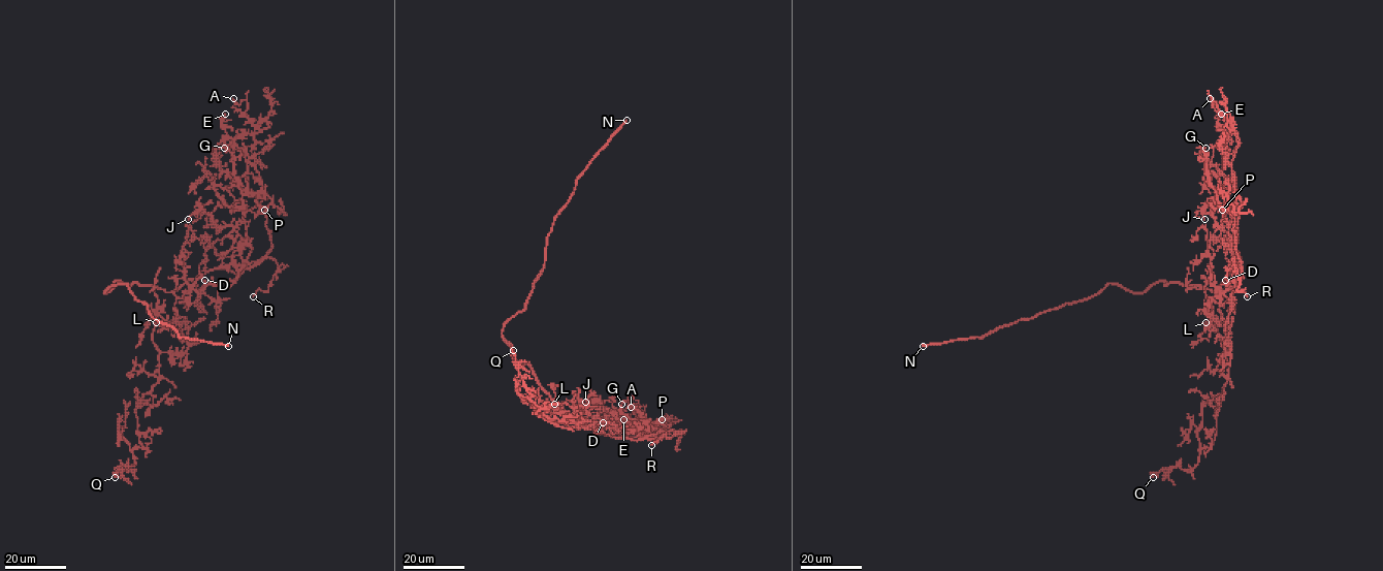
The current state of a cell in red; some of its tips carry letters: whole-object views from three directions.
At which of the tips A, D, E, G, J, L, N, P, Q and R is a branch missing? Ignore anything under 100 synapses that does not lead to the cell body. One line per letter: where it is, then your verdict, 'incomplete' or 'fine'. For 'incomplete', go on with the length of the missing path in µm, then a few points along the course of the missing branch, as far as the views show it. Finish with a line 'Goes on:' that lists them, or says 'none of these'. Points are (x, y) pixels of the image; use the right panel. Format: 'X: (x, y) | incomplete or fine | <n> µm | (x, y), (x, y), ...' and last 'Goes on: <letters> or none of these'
A: (1210, 98) | fine
D: (1225, 280) | fine
E: (1221, 114) | fine
G: (1205, 148) | fine
J: (1204, 219) | fine
L: (1205, 322) | fine
N: (923, 346) | incomplete | 50 µm | (923, 346), (912, 346), (899, 354), (906, 327), (897, 317), (868, 310)
P: (1222, 210) | fine
Q: (1153, 477) | fine
R: (1247, 296) | fine
Goes on: N

